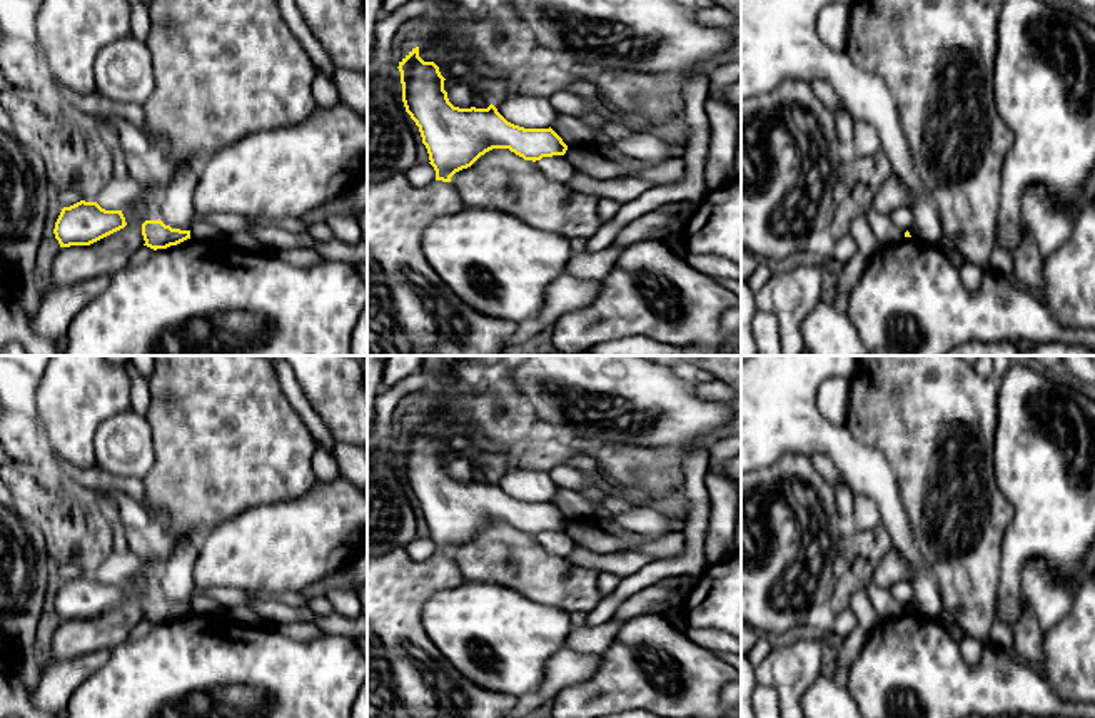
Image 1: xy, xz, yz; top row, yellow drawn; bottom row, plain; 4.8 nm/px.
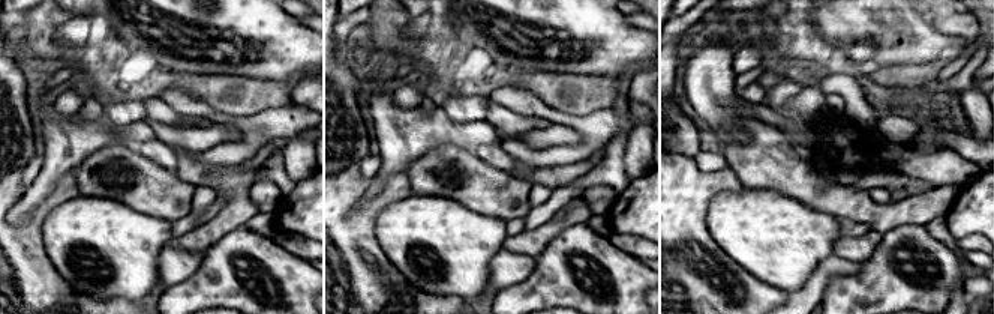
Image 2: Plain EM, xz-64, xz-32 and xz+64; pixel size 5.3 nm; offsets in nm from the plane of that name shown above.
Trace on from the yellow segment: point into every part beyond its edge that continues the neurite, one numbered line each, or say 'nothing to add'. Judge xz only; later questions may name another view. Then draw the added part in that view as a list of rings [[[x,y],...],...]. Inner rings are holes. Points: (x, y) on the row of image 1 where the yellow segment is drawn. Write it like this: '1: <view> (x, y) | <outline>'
nothing to add

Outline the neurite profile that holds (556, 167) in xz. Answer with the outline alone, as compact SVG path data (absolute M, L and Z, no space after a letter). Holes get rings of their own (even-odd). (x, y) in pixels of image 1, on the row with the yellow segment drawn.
M564 155L542 157L534 164L551 180L563 184L568 184L578 172Z

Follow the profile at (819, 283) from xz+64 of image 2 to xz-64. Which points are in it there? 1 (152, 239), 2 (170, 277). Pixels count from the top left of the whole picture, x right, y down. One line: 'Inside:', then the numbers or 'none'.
Inside: 2

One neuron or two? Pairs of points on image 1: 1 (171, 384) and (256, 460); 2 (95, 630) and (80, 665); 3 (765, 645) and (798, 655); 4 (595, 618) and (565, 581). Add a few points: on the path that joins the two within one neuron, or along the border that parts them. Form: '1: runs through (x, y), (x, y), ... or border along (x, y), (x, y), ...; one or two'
1: runs through (192, 396), (234, 438); one
2: border along (109, 648), (72, 657), (49, 668); two
3: border along (777, 640), (758, 663); two
4: border along (603, 596), (586, 615); two

